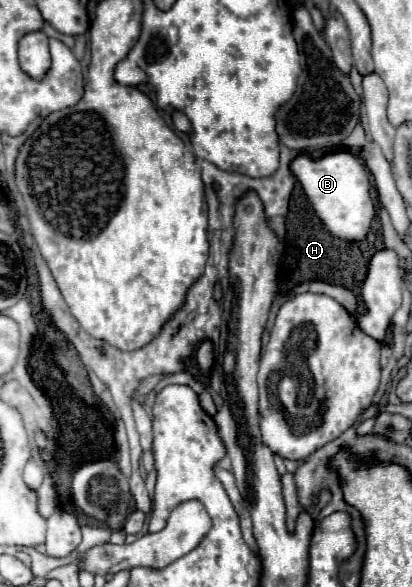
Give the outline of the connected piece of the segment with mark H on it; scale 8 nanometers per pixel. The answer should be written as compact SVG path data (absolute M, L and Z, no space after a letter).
M299 182L295 184L290 203L289 212L286 216L286 234L284 236L284 262L280 262L282 270L278 272L278 292L280 294L288 294L294 286L302 284L302 282L310 282L310 280L320 280L326 284L336 284L336 286L344 286L348 290L354 292L354 296L358 298L358 312L354 318L362 316L366 312L366 306L360 298L360 286L362 280L366 278L366 270L368 270L368 262L370 256L378 250L382 250L382 228L378 218L372 222L372 230L368 234L366 240L362 242L344 242L344 240L336 240L326 228L324 224L320 224L318 216L312 212L312 206L308 204L306 196Z

